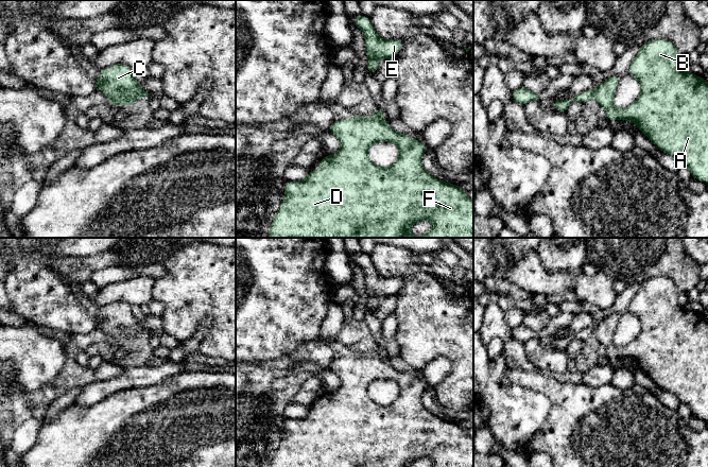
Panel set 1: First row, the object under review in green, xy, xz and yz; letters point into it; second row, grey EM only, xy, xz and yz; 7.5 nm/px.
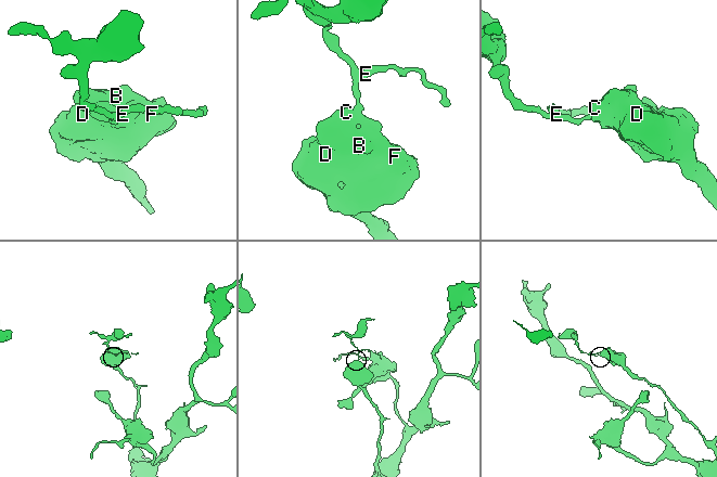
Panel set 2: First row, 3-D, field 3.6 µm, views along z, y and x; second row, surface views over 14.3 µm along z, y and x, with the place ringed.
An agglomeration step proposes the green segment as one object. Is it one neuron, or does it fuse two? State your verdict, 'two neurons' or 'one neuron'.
two neurons

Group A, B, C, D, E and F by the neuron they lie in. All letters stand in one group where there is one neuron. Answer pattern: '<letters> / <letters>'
A B C D F / E

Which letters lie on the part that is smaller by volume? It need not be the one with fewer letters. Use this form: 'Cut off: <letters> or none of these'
Cut off: E

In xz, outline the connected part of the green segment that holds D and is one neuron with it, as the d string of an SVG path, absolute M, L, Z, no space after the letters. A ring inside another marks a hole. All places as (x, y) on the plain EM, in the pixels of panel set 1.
M357 354L334 359L329 369L341 380L341 386L333 393L320 398L321 408L310 408L304 418L283 421L287 433L275 451L270 467L411 467L420 457L430 457L432 467L473 467L473 440L461 423L439 418L428 411L421 396L427 390L418 378L399 371L377 354ZM375 380L392 380L399 385L399 396L388 405L381 405L370 399L368 385Z

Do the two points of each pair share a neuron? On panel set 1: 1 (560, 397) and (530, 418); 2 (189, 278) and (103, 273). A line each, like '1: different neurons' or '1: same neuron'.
1: different neurons
2: different neurons

